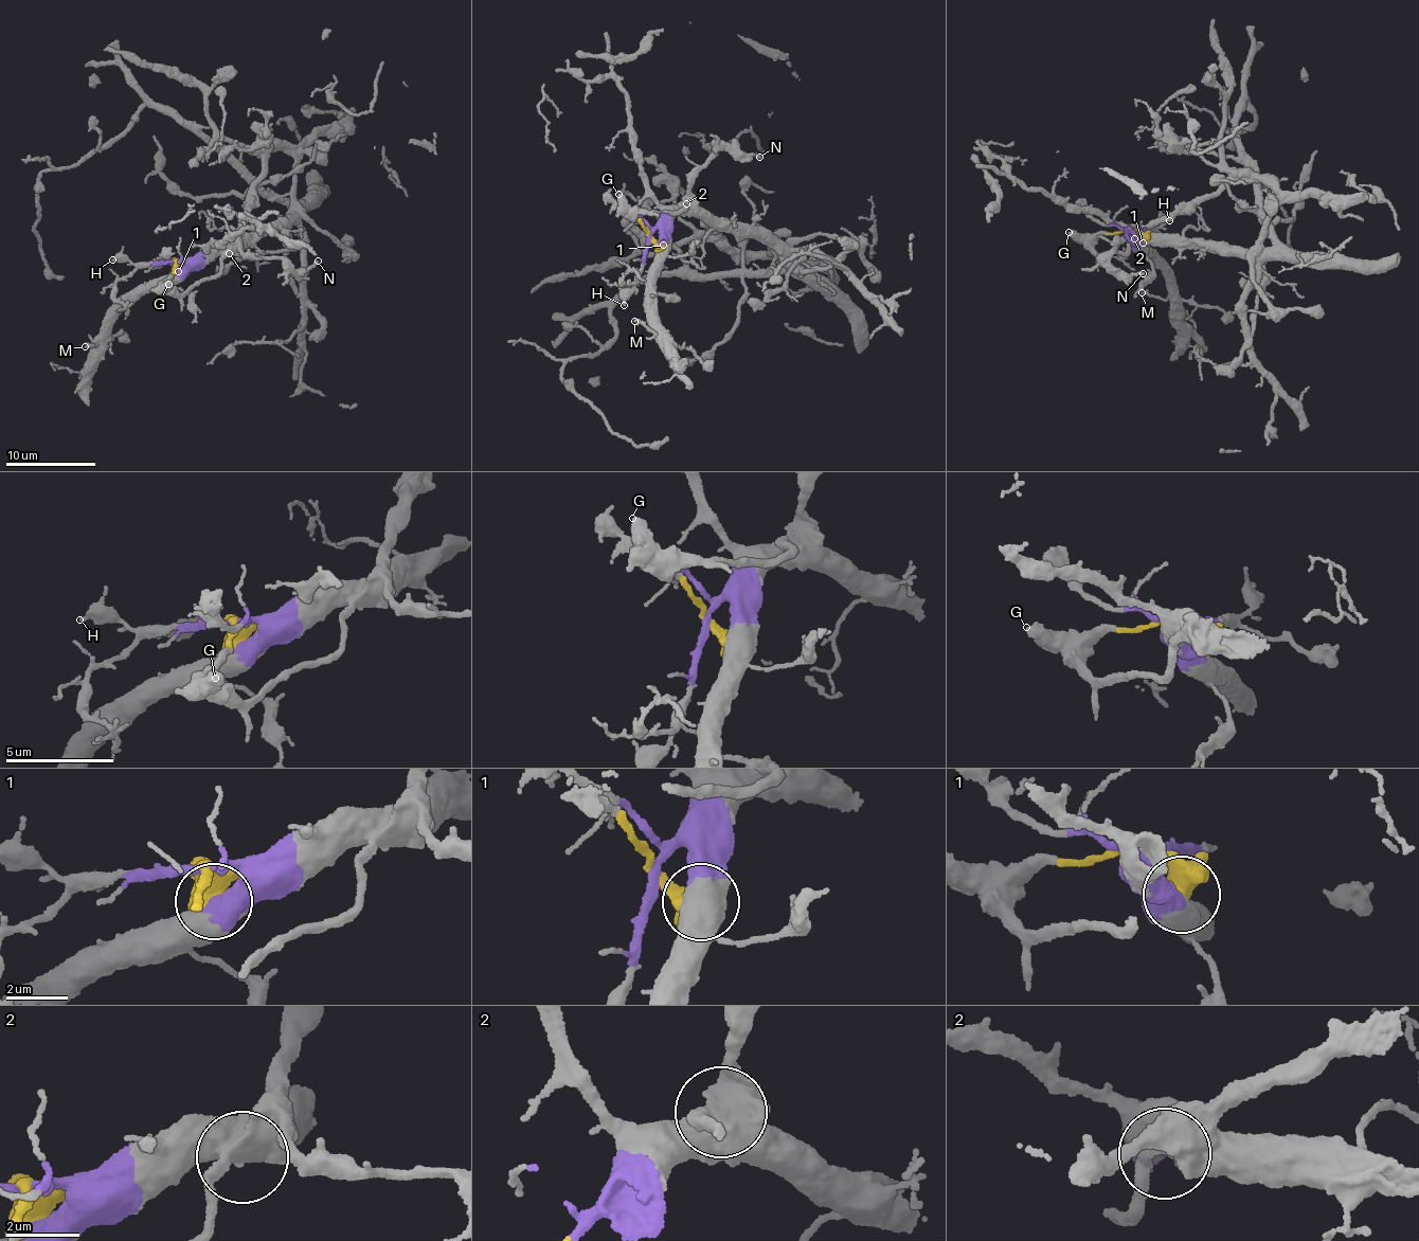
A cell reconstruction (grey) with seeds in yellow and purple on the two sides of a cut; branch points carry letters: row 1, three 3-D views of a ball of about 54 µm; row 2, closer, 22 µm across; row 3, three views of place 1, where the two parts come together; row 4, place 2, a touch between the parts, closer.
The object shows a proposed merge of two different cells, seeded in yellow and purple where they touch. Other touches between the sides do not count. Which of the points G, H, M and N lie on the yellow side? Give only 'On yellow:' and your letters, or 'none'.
On yellow: G, N

